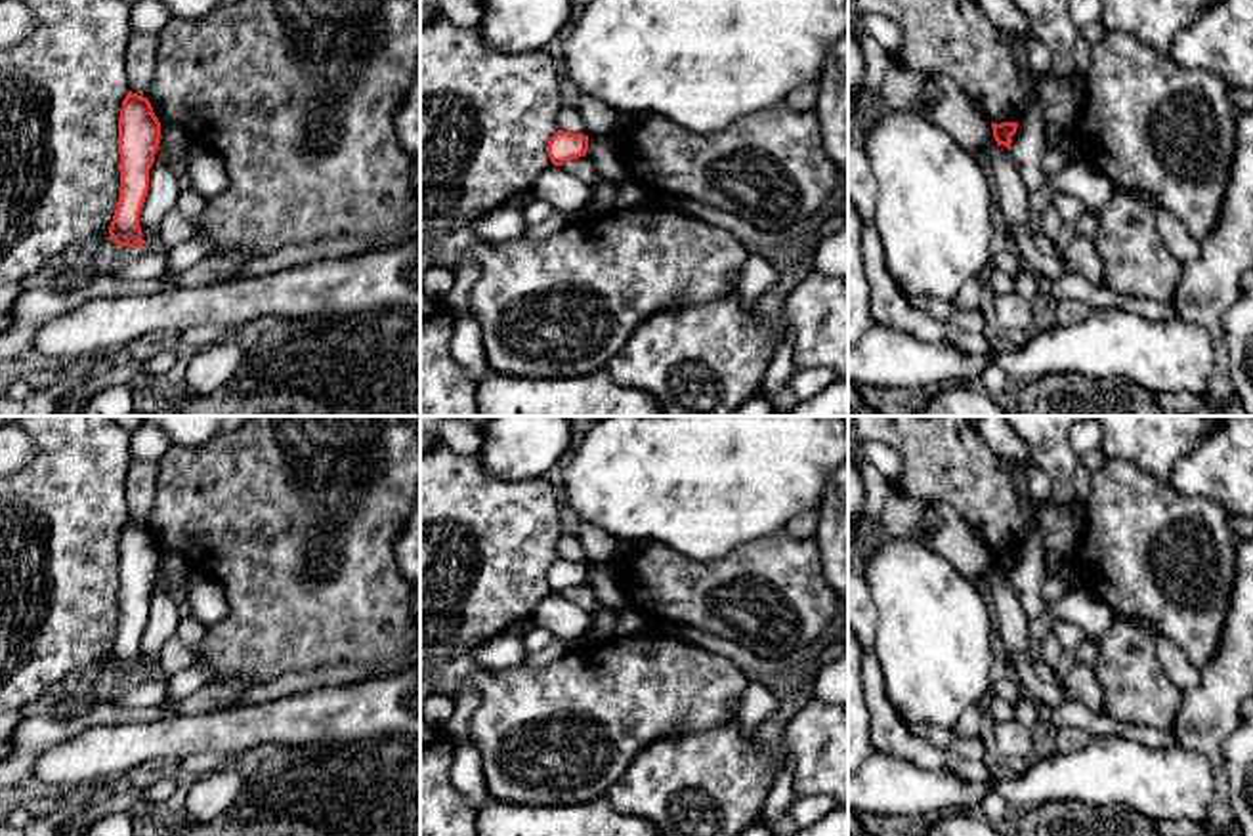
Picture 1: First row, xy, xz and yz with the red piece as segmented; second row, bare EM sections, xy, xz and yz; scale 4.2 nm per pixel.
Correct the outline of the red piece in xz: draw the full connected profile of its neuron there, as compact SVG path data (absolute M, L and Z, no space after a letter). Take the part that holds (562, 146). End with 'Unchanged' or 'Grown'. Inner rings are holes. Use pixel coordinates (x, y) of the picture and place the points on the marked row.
M558 130L546 145L546 153L554 166L562 166L565 160L584 157L586 151L588 151L588 136L569 134L563 130Z. Unchanged

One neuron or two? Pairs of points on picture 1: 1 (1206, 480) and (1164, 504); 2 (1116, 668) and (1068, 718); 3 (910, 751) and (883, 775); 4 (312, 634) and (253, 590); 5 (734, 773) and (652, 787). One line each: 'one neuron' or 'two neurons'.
1: two neurons
2: two neurons
3: two neurons
4: one neuron
5: one neuron

